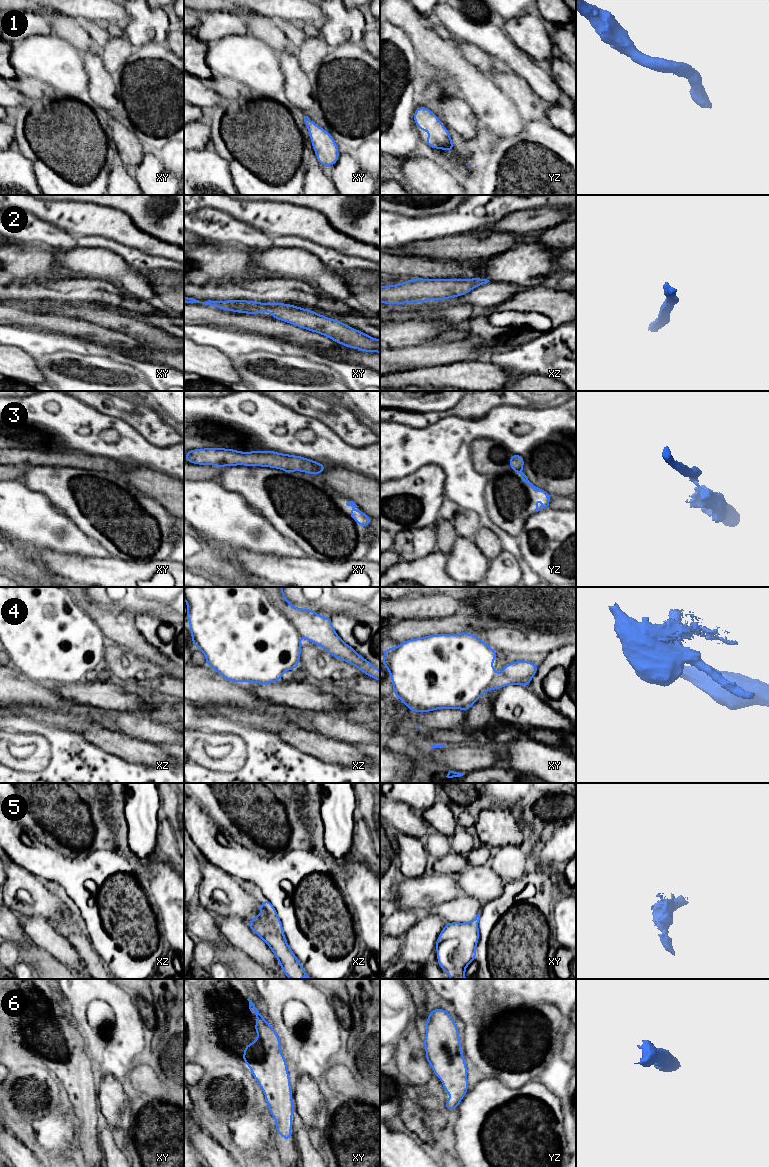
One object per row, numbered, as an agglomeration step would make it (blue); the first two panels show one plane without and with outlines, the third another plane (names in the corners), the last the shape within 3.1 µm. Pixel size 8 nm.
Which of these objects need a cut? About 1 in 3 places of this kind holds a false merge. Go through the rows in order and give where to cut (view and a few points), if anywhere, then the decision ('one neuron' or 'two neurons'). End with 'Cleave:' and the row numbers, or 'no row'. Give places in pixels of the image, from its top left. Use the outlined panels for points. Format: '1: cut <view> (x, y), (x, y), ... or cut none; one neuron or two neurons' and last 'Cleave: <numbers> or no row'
1: cut none; one neuron
2: cut none; one neuron
3: cut yz (520, 469), (513, 470); two neurons
4: cut none; one neuron
5: cut none; one neuron
6: cut none; one neuron
Cleave: 3

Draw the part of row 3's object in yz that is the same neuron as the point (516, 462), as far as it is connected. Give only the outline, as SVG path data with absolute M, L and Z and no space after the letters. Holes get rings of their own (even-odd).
M518 454L511 455L509 465L513 471L521 470L524 467L524 457Z

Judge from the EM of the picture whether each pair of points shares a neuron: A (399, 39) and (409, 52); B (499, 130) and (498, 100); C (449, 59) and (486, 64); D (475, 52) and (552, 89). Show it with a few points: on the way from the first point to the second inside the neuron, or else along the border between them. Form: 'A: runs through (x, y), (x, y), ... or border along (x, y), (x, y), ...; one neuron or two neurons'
A: runs through (399, 42), (406, 49); one neuron
B: runs through (498, 123), (498, 107); one neuron
C: border along (464, 58), (467, 62); two neurons
D: border along (486, 53), (497, 58), (506, 66); two neurons

